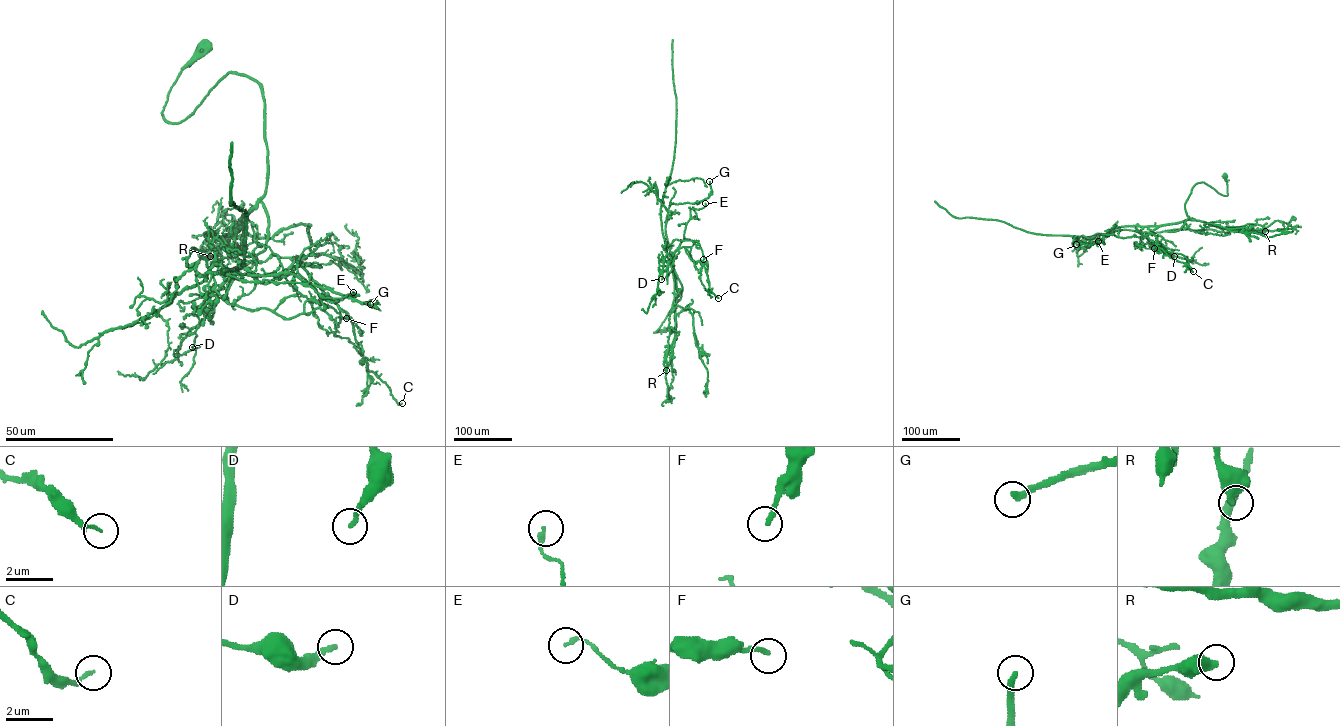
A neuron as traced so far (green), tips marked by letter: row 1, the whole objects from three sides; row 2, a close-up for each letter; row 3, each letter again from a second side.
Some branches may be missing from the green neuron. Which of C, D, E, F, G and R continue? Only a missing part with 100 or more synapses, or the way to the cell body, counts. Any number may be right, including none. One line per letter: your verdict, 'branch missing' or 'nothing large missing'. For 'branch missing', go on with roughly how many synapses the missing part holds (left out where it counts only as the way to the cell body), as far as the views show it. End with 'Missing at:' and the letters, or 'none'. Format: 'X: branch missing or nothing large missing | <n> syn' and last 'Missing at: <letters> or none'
C: nothing large missing
D: nothing large missing
E: nothing large missing
F: nothing large missing
G: nothing large missing
R: nothing large missing
Missing at: none

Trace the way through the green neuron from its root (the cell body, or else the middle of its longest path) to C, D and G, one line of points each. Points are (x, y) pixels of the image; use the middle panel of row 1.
C: (664, 330), (653, 332), (681, 297), (677, 249), (691, 247), (718, 298)
D: (664, 330), (653, 332), (680, 299), (682, 291), (667, 256), (668, 245), (661, 279)
G: (664, 330), (653, 332), (682, 290), (677, 290), (666, 233), (668, 208), (708, 198), (709, 181)

